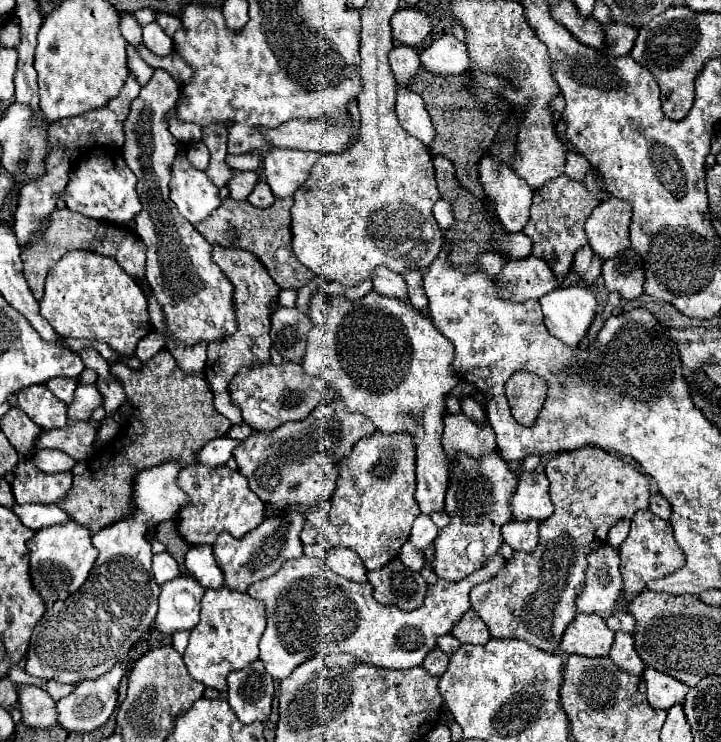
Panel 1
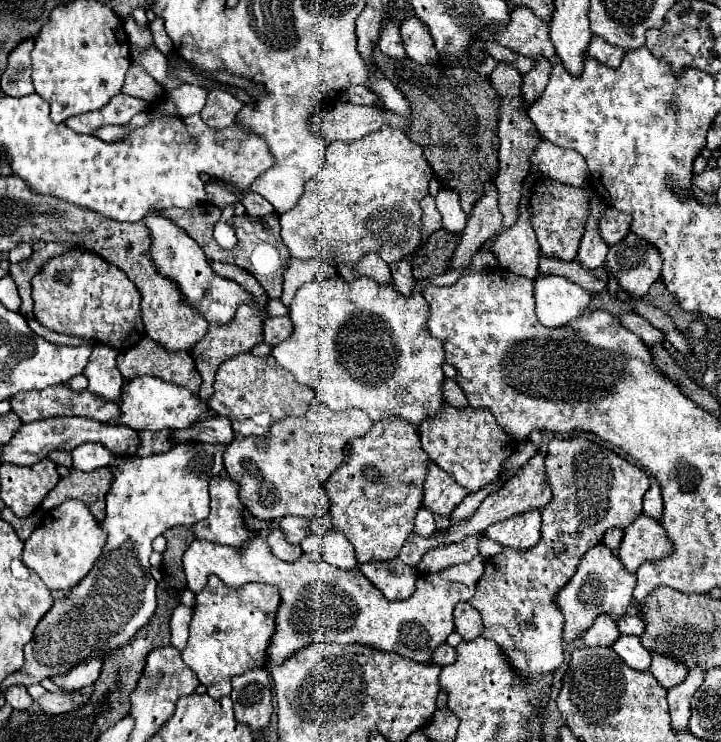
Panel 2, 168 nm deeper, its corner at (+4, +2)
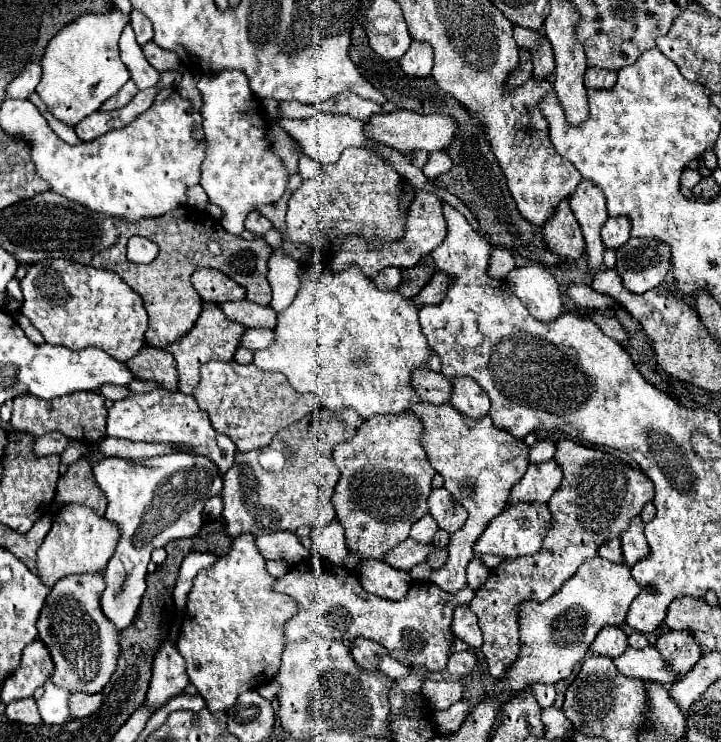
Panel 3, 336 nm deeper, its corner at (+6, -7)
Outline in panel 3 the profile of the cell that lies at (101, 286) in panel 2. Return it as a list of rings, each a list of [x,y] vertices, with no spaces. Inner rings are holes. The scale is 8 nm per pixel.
[[[46,259],[28,267],[20,289],[24,293],[22,315],[26,315],[52,345],[64,345],[72,351],[98,347],[118,361],[132,359],[144,345],[148,315],[142,297],[114,271],[80,265],[68,259]]]

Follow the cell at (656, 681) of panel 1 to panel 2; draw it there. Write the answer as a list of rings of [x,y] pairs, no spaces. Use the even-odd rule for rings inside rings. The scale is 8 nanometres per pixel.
[[[652,654],[652,666],[650,666],[650,672],[654,674],[654,678],[658,680],[658,684],[662,684],[664,690],[670,690],[674,688],[676,684],[684,682],[688,670],[674,662],[672,658],[666,658],[666,656],[658,656],[658,654]]]

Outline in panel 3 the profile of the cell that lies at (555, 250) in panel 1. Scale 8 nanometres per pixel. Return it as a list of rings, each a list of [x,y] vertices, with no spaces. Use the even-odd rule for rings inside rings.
[[[564,199],[554,217],[544,223],[544,241],[548,245],[550,251],[574,261],[578,259],[586,245],[584,245],[584,237],[582,237],[582,231],[580,231],[580,225],[568,205],[568,199]]]

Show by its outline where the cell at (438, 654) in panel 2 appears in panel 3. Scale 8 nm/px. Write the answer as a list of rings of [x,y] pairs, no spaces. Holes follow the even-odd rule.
[[[464,651],[464,653],[452,653],[446,669],[450,675],[456,675],[462,679],[462,677],[470,675],[476,667],[478,667],[478,657],[470,651]]]

